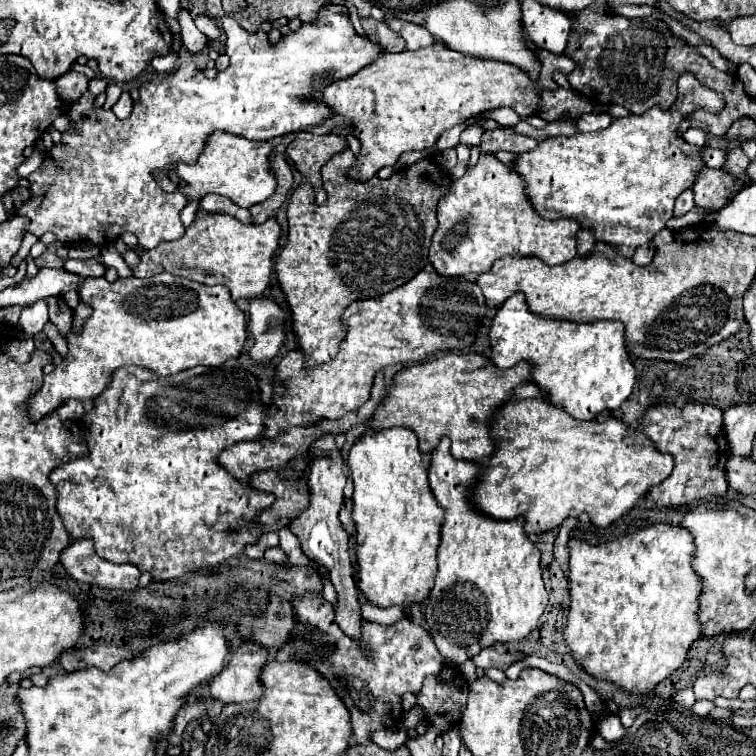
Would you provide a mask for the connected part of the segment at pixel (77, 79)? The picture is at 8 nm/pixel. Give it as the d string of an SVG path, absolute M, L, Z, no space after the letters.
M74 70L66 72L56 80L56 92L60 94L60 100L66 104L80 98L80 94L86 92L86 88L88 88L88 78Z

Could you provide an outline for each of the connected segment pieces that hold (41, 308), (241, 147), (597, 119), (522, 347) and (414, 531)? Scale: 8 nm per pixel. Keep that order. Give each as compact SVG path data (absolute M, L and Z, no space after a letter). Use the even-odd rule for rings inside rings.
M32 304L26 310L22 310L20 326L28 334L42 332L42 326L48 322L48 304Z
M214 132L208 138L208 144L204 152L198 156L198 160L194 164L172 164L174 168L168 170L168 178L174 184L174 188L182 192L190 202L198 202L206 194L220 194L242 208L250 208L252 204L268 200L278 186L276 176L270 170L272 150L272 142L252 142L230 132Z
M582 114L582 118L576 120L578 132L596 132L600 128L606 128L612 122L610 114Z
M522 292L510 296L498 314L494 316L490 328L490 344L492 344L492 362L498 368L510 368L520 360L532 364L532 380L540 384L544 394L558 406L562 406L576 420L594 420L600 414L608 414L620 408L620 404L632 394L636 384L636 368L628 356L626 348L626 330L622 322L616 320L596 320L590 324L556 320L534 314L528 310L526 298Z
M388 428L388 430L366 430L354 444L352 448L348 450L348 458L346 458L346 464L348 468L352 470L352 480L354 480L354 522L356 522L356 554L358 554L358 566L360 566L360 572L358 572L358 586L360 590L364 592L364 596L368 598L370 604L376 604L376 606L408 606L412 602L424 602L430 588L434 586L434 576L436 576L436 568L438 568L438 562L436 562L436 554L438 554L438 546L440 546L440 524L444 522L444 508L436 502L430 486L428 486L428 468L430 464L426 462L424 454L420 452L418 448L418 438L416 434L410 430L410 428Z

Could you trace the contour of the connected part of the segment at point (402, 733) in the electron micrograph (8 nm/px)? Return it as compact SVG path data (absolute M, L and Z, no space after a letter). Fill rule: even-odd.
M394 728L394 730L380 730L374 732L372 740L380 746L380 748L388 748L388 750L398 750L400 746L406 744L408 740L408 730L406 728Z

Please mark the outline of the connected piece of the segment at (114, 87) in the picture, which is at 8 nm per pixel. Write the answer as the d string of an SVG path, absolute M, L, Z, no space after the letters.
M108 84L106 88L106 102L104 102L104 108L112 108L116 104L116 100L120 98L122 94L122 88L118 84Z

